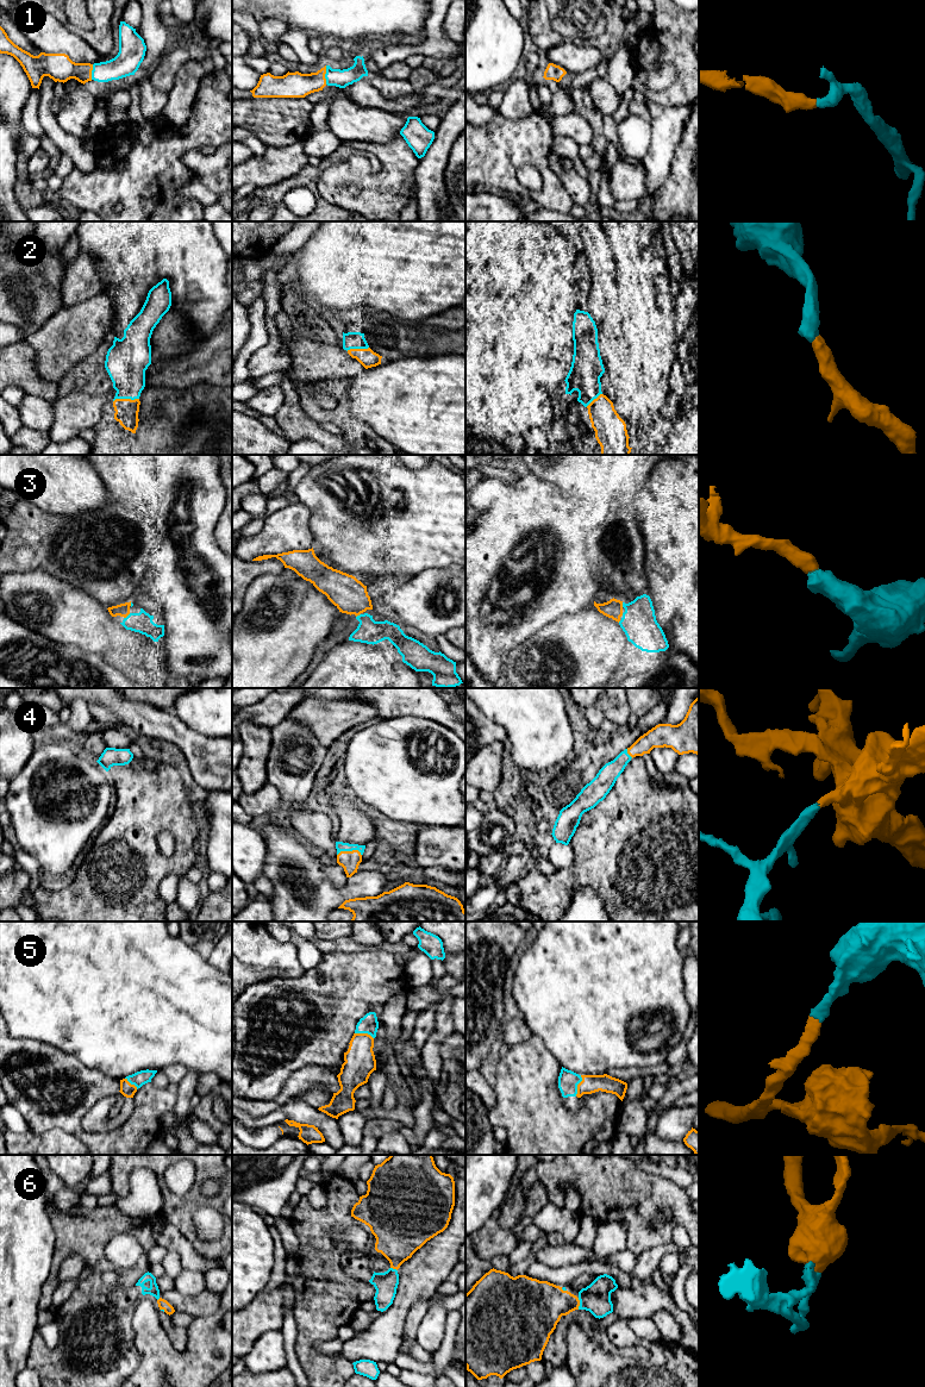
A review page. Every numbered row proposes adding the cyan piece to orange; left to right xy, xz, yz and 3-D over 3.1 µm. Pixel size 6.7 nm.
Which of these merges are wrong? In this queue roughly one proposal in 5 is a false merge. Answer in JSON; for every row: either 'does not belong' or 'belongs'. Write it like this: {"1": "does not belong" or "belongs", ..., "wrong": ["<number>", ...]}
{"1": "belongs", "2": "belongs", "3": "belongs", "4": "belongs", "5": "belongs", "6": "belongs", "wrong": []}

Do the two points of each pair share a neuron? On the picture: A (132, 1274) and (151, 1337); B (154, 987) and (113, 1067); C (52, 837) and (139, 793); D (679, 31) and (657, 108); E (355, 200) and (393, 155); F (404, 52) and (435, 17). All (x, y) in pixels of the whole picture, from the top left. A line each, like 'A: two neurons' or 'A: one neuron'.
A: two neurons
B: one neuron
C: two neurons
D: two neurons
E: one neuron
F: one neuron

